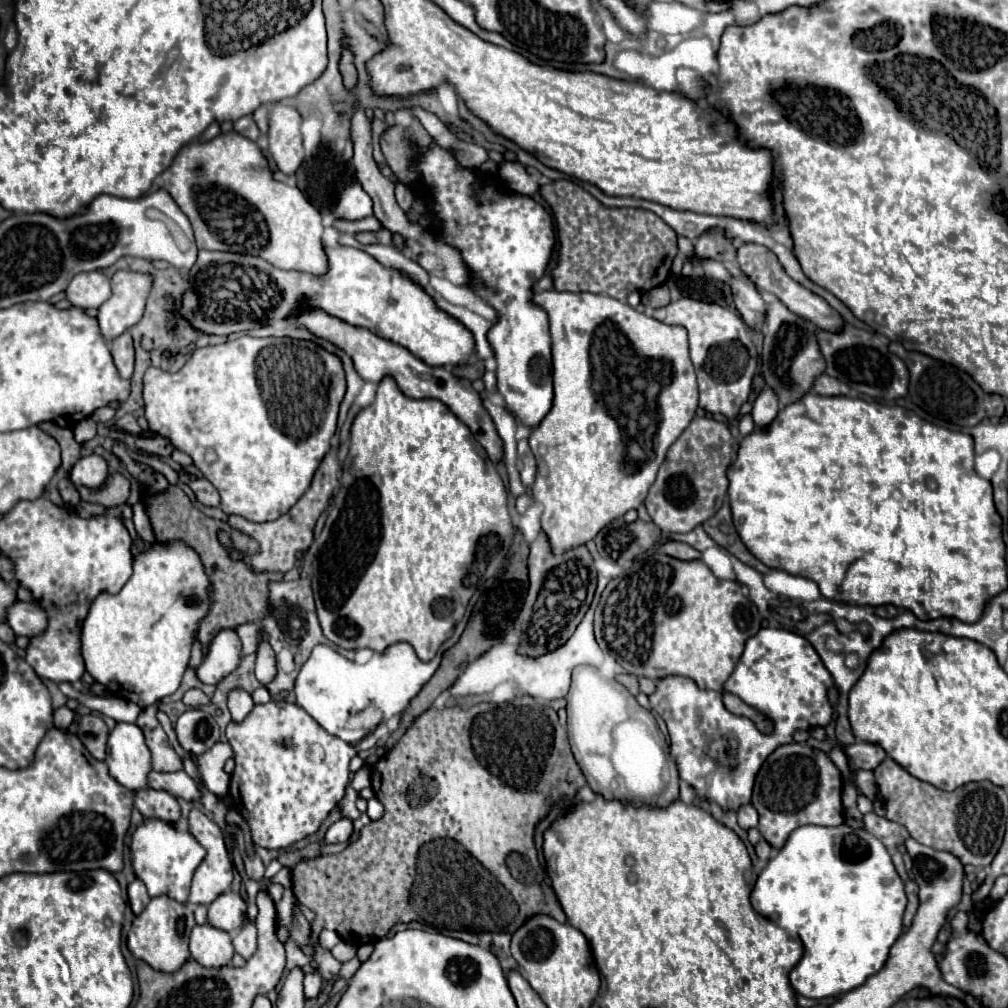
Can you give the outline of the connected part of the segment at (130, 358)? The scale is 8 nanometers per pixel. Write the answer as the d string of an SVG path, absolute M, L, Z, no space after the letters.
M123 332L121 336L117 336L117 340L113 340L111 354L119 370L119 376L125 380L131 380L133 366L135 366L135 350L133 350L133 338L129 332Z

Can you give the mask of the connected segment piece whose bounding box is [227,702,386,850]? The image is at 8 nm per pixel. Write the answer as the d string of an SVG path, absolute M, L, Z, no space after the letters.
M269 702L269 704L261 704L261 706L255 706L251 712L249 712L249 716L243 720L243 722L229 722L227 724L227 740L229 740L229 744L231 744L231 748L233 748L233 752L235 752L235 762L237 762L237 766L235 766L235 770L233 770L233 774L231 774L231 786L229 786L229 794L231 794L231 800L233 800L233 806L237 808L237 812L245 818L245 822L249 824L249 828L251 828L251 836L253 836L253 842L257 844L257 846L263 846L263 848L273 848L273 850L279 850L279 848L287 848L287 846L291 846L291 844L295 844L297 840L301 840L301 838L305 838L305 836L309 836L309 834L313 834L313 832L317 832L319 830L319 826L321 826L321 822L327 818L327 814L339 804L339 800L343 798L343 794L345 794L345 786L349 784L349 762L351 762L351 758L353 756L357 756L357 752L361 752L363 748L373 748L376 746L378 741L386 739L386 723L381 723L374 730L373 734L369 734L367 738L363 738L359 744L347 744L347 742L343 742L341 738L337 738L337 736L331 736L331 734L327 734L301 706L297 706L297 704L285 704L285 706L279 706L277 702Z

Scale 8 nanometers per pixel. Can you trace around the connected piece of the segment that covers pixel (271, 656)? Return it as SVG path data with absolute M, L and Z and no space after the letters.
M261 638L257 646L257 662L255 662L255 676L261 684L269 684L275 676L275 652L269 644L269 640Z

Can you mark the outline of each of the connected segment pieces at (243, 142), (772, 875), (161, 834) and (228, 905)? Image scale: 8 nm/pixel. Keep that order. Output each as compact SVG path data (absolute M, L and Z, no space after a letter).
M227 132L205 144L191 142L177 154L161 178L165 180L165 190L171 194L175 204L189 216L197 248L259 256L281 270L299 270L315 276L327 272L329 258L323 246L323 222L319 210L307 202L297 186L273 180L265 156L249 138L237 132Z
M847 824L835 828L801 826L759 874L751 892L751 904L761 916L773 920L783 930L799 934L805 954L791 970L789 980L797 994L821 1000L861 986L871 974L883 968L891 946L903 934L907 896L887 848L875 836L865 830L853 830Z
M161 818L143 820L131 836L131 866L135 876L145 882L149 896L167 894L185 904L191 888L191 878L197 866L203 862L205 854L205 848L195 840L189 830L183 830Z
M225 892L225 896L219 896L213 904L209 904L207 924L231 934L243 926L245 910L245 900L239 894Z

